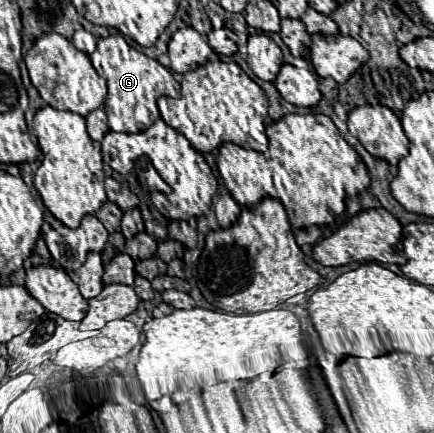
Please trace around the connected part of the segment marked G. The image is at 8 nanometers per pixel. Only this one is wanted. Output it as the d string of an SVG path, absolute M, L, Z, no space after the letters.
M116 33L97 42L90 60L97 73L108 81L108 95L104 101L104 111L108 115L108 125L112 131L120 133L138 133L150 127L160 111L156 107L156 99L162 95L180 97L180 83L174 79L172 71L160 65L156 59L146 57L126 43L126 39Z

